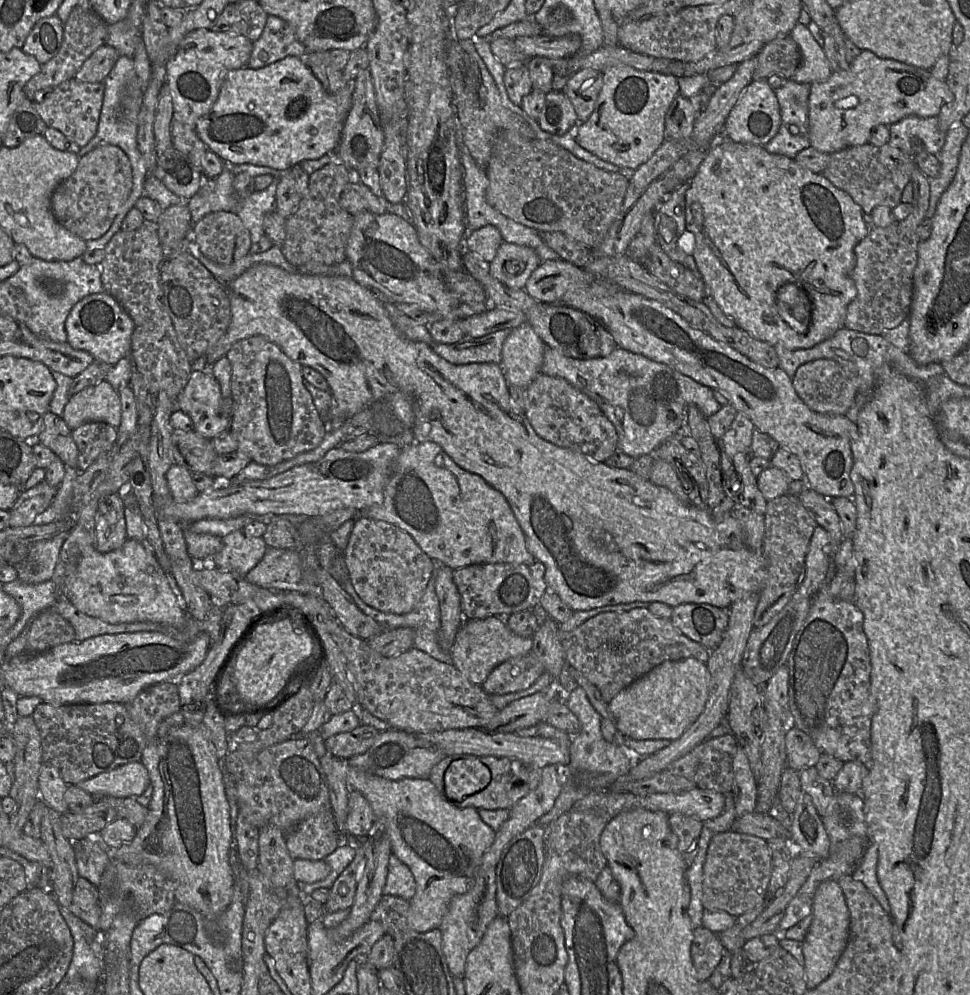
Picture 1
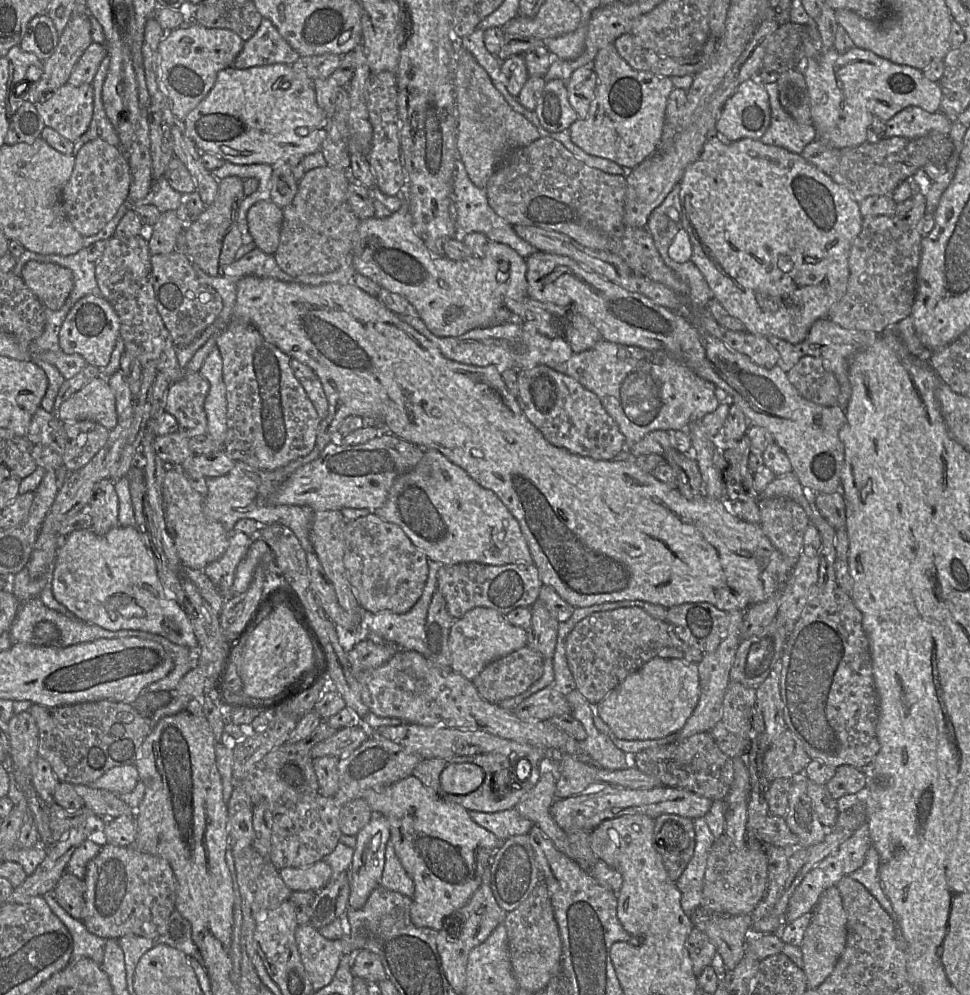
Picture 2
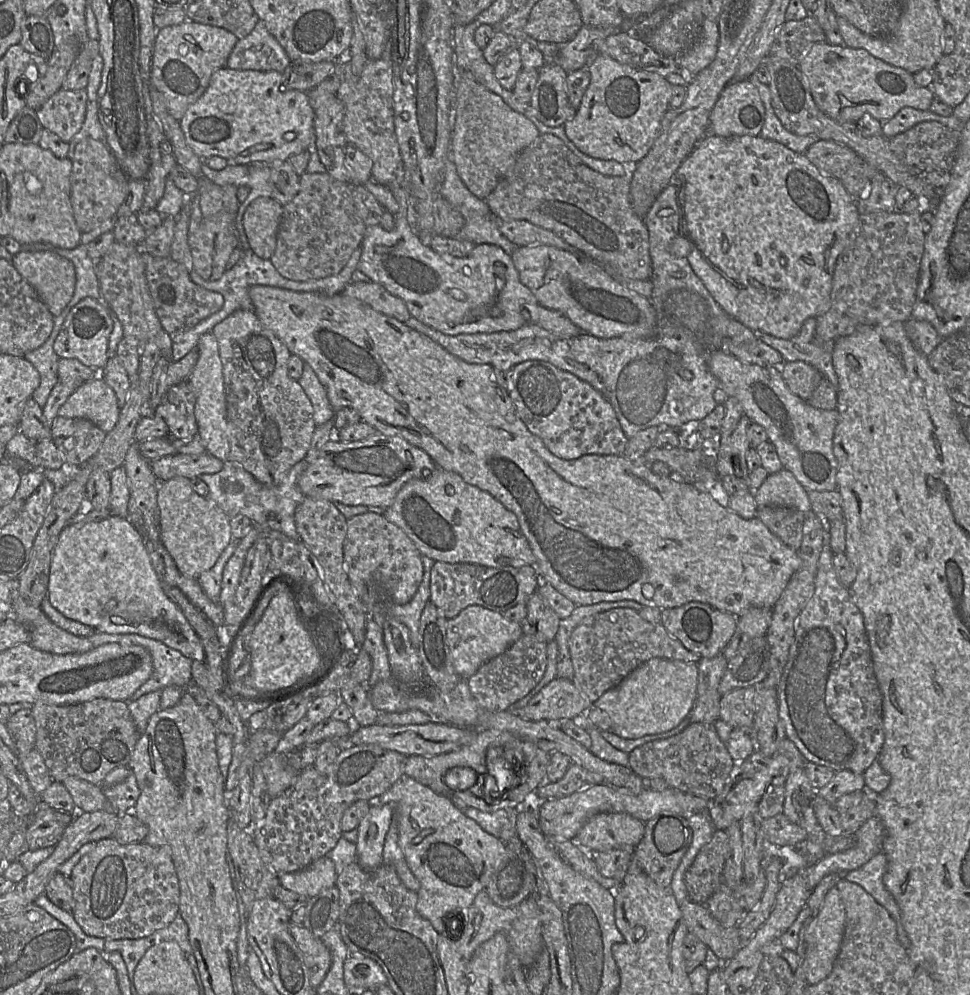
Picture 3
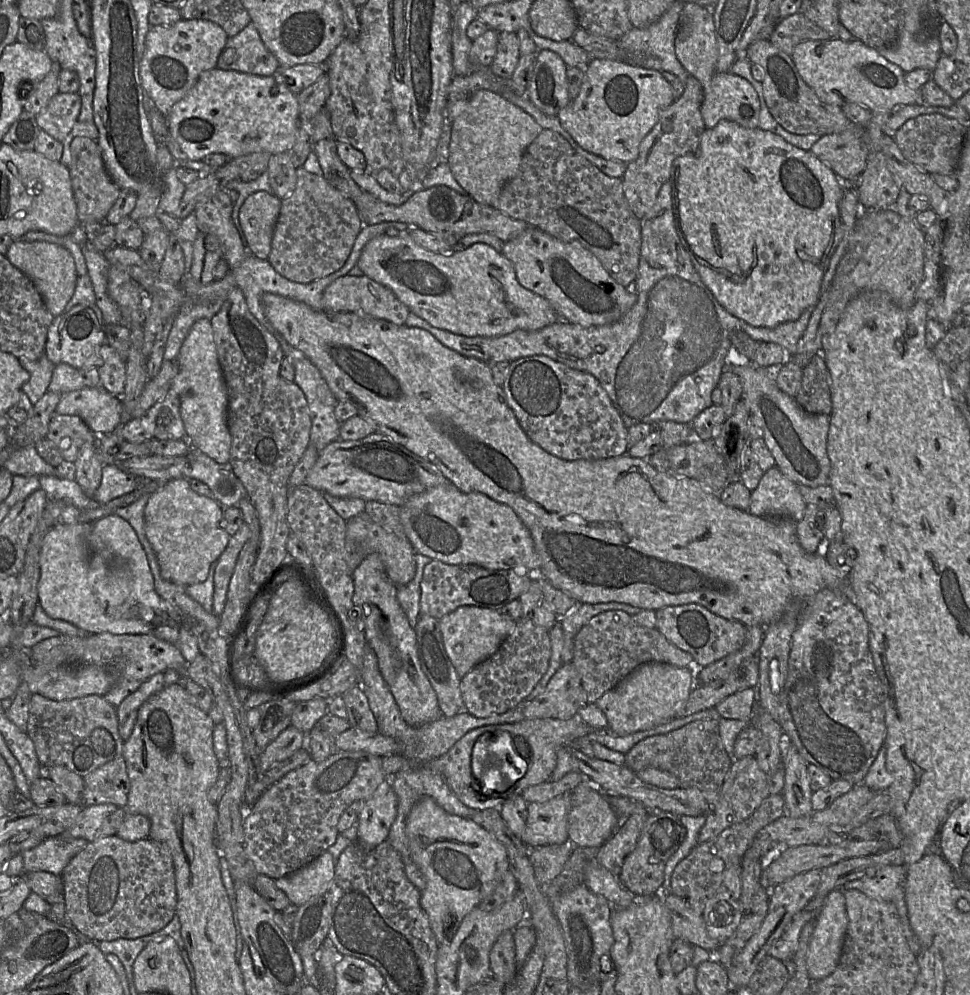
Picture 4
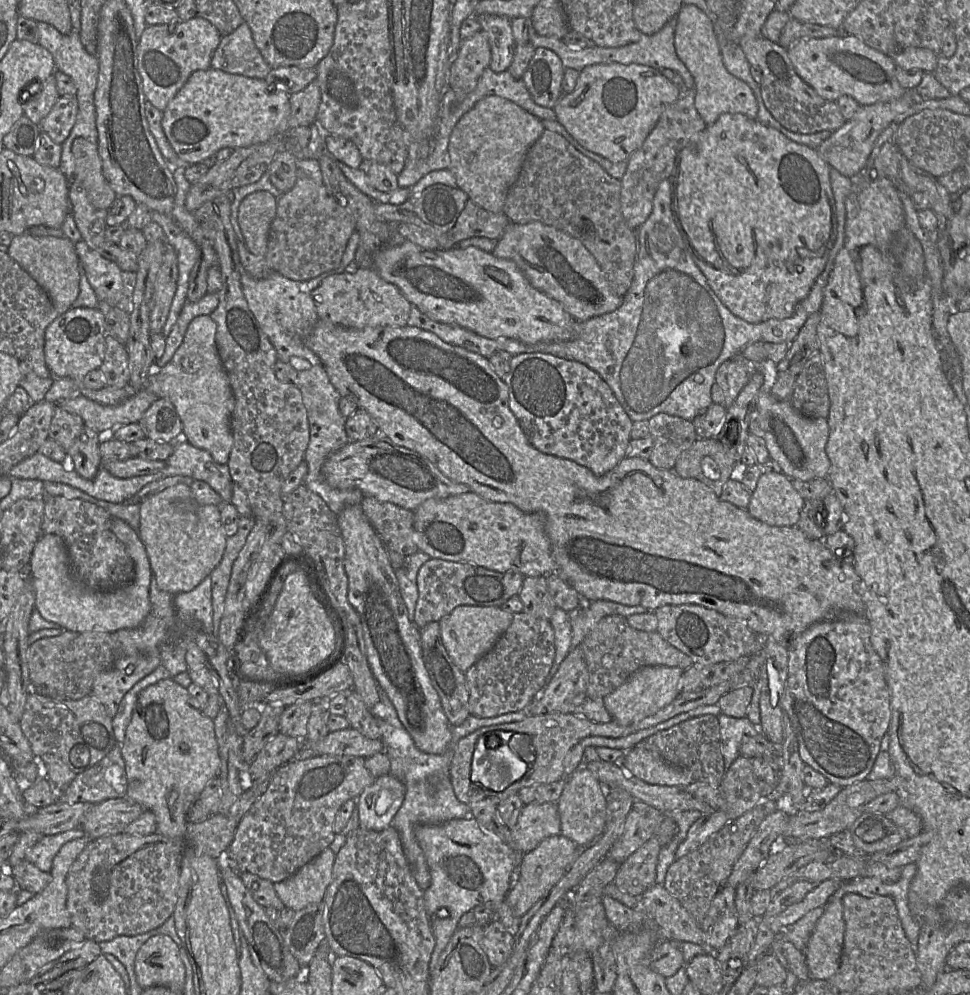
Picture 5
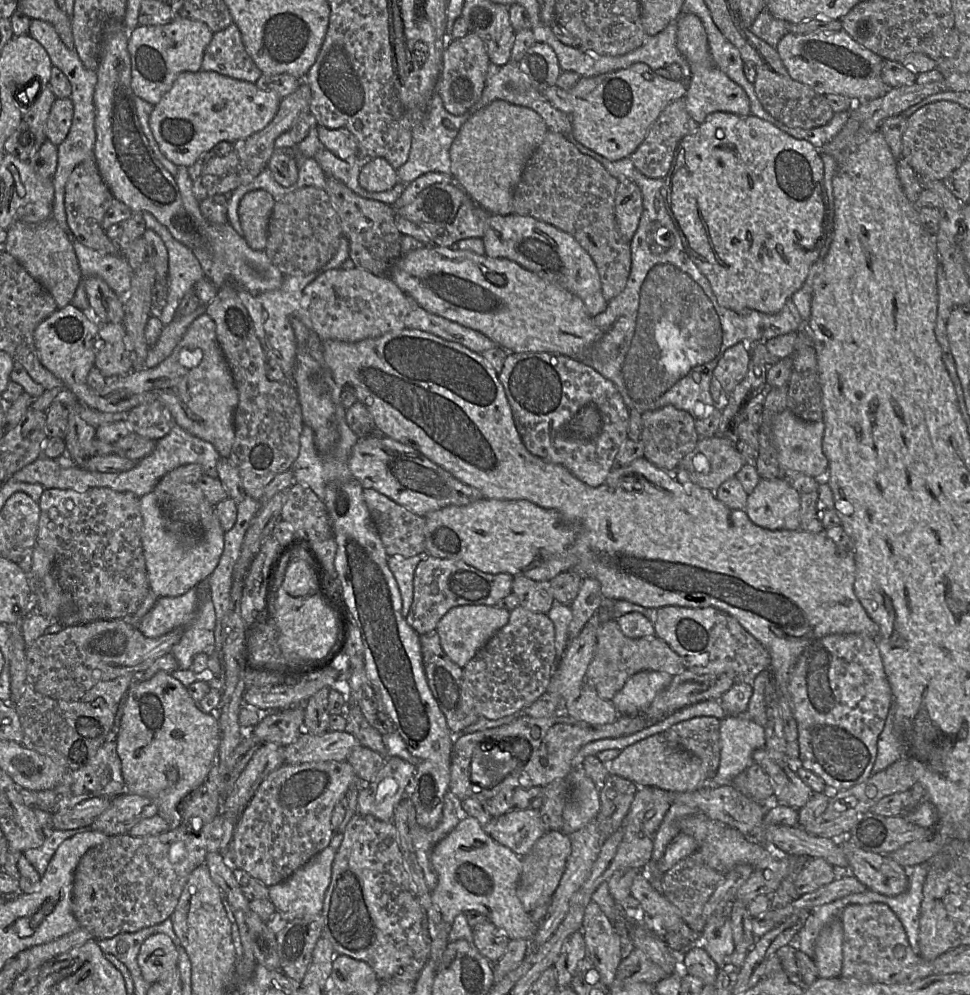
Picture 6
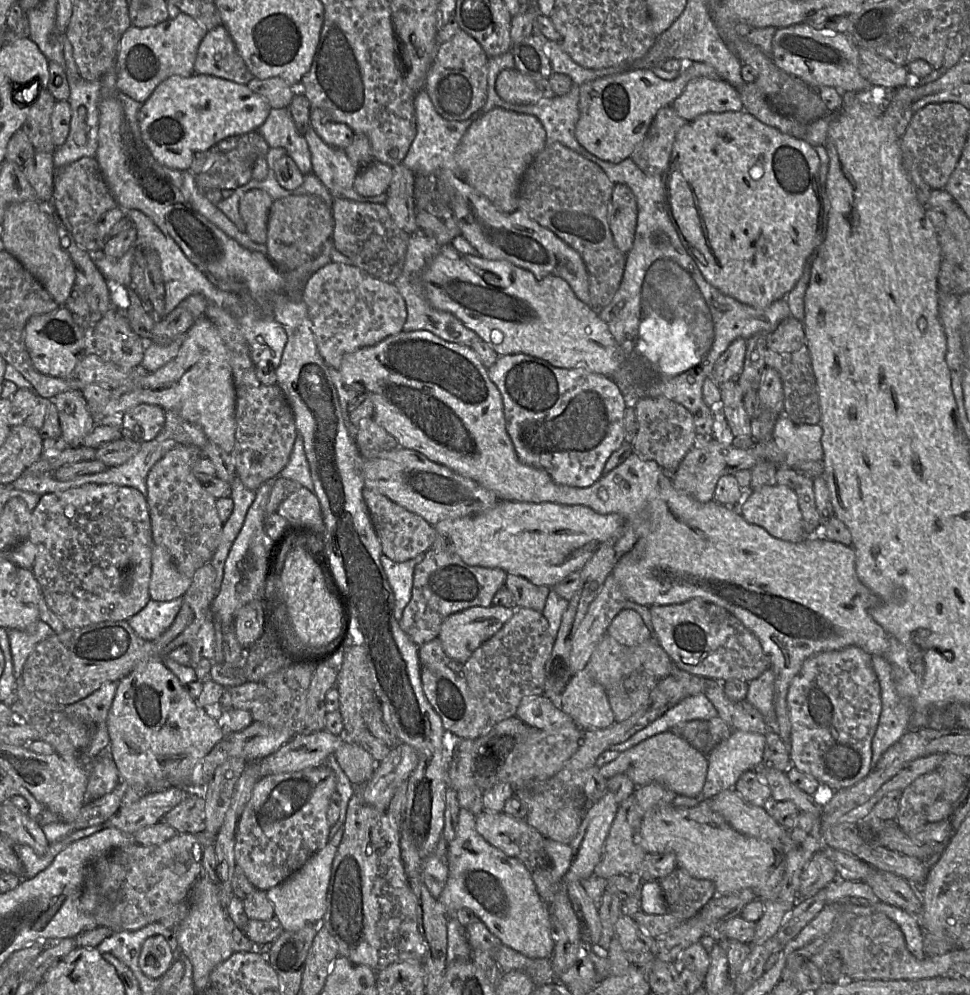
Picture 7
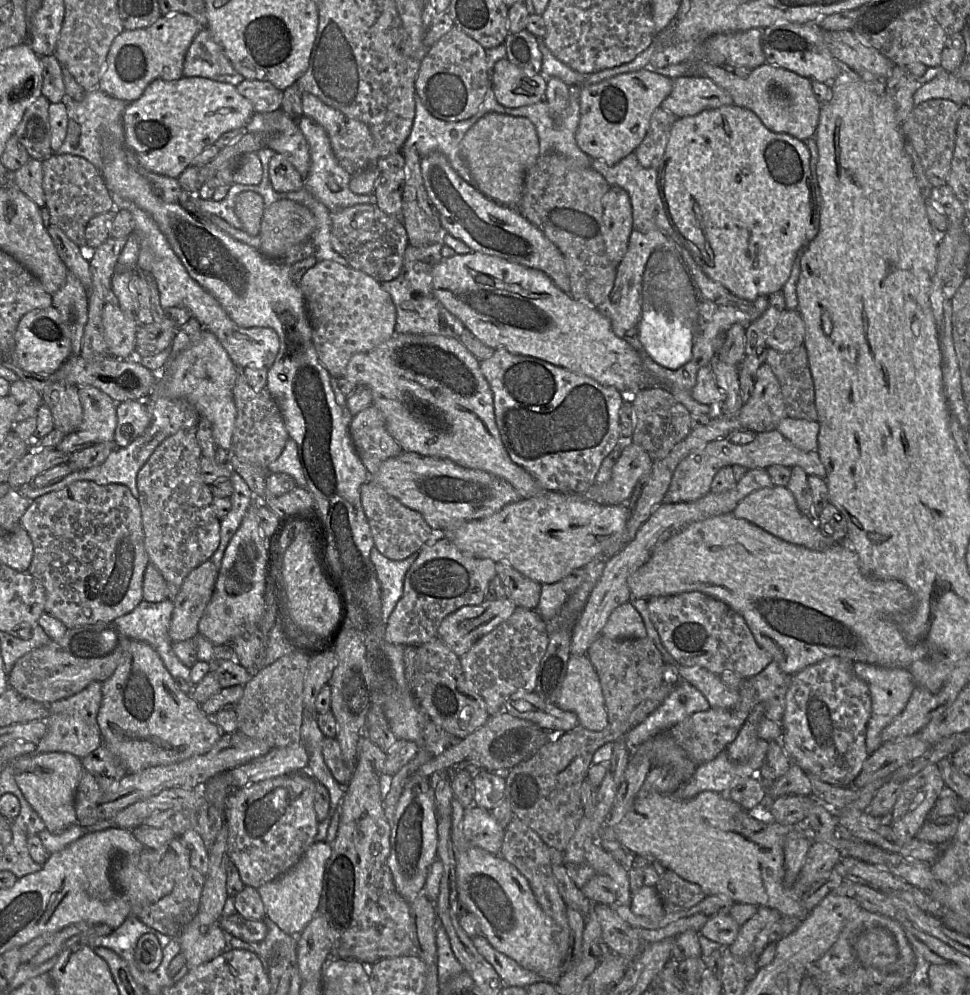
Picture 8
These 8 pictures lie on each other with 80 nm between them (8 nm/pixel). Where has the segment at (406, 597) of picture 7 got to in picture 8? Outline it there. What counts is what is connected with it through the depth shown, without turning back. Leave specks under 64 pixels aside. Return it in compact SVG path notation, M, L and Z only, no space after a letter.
M376 546L370 552L371 562L381 585L381 619L385 624L403 594L405 575L417 557L418 553L414 553L404 560L391 560L379 552Z

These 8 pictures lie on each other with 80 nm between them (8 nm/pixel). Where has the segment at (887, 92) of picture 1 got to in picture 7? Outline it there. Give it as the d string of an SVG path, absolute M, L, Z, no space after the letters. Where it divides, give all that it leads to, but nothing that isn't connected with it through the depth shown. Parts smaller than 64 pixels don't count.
M809 23L777 28L772 40L771 57L777 67L813 89L834 87L842 93L865 94L871 83L859 72L859 49L846 33L816 29Z

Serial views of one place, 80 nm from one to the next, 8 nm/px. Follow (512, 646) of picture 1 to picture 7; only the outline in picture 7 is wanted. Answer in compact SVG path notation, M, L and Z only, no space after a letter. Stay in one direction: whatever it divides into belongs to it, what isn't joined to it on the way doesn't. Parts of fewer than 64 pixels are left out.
M474 606L449 615L441 624L439 640L446 655L464 664L473 652L513 616L514 608Z

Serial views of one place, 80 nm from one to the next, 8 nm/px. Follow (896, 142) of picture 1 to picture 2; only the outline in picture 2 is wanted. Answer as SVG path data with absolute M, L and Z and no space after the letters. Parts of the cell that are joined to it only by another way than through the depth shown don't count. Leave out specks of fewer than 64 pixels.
M908 106L885 123L885 138L916 139L930 133L948 135L952 120L942 112L930 113L917 106Z

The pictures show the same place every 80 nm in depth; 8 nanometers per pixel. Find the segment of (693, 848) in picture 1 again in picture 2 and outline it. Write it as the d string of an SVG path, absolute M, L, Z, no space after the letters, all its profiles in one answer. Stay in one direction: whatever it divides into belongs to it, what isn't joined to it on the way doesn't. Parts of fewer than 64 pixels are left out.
M677 814L660 815L655 819L654 847L661 855L671 881L675 882L691 860L695 849L693 819Z

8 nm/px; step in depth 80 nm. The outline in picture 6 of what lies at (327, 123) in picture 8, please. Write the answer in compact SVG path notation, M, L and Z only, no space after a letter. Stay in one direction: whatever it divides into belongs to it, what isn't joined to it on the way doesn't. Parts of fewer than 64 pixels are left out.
M316 125L319 140L323 147L338 158L354 161L359 158L359 149L355 136L346 128L329 129Z

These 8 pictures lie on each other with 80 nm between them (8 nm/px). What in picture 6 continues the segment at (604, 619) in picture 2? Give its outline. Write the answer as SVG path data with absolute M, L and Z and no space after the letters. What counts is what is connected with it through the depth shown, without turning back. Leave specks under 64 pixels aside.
M617 620L603 622L597 631L597 645L586 672L586 683L592 685L598 695L611 700L621 690L629 677L637 672L650 670L667 672L672 676L686 669L680 656L656 635L633 639L625 636Z

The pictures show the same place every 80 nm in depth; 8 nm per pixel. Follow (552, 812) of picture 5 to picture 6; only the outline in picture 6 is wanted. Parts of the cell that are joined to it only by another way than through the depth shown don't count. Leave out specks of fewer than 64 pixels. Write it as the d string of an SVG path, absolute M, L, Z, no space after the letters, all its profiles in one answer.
M512 809L493 817L484 831L519 857L528 854L535 843L549 831L539 809Z

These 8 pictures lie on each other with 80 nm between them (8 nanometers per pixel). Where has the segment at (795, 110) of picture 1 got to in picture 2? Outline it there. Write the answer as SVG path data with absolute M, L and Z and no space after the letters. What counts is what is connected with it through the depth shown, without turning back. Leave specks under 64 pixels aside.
M758 75L753 79L757 80L768 93L771 108L771 123L760 140L764 144L779 146L801 155L805 146L817 139L814 125L798 123L784 110L779 101L776 82L762 83Z

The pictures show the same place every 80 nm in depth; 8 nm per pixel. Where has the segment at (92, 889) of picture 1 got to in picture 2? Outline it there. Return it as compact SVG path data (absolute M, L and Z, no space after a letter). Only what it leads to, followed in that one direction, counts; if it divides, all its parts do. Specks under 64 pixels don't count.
M64 873L53 889L57 903L73 918L83 920L85 883L82 879Z

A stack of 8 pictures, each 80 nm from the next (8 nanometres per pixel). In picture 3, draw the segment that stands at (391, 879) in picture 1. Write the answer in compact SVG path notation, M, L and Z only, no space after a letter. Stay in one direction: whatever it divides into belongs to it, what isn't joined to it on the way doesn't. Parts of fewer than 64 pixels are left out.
M394 809L390 827L384 842L383 863L391 865L395 869L401 882L409 890L418 894L420 883L410 870L405 860L404 854L399 846L398 823Z

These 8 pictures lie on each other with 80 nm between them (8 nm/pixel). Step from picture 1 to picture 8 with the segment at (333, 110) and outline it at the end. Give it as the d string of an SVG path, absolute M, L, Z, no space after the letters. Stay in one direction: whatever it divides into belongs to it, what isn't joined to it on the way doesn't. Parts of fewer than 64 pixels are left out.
M183 77L172 81L156 79L147 86L139 99L129 103L124 110L125 144L136 153L140 164L146 170L179 178L207 146L216 143L228 131L245 128L254 114L251 101L230 83L205 77Z

